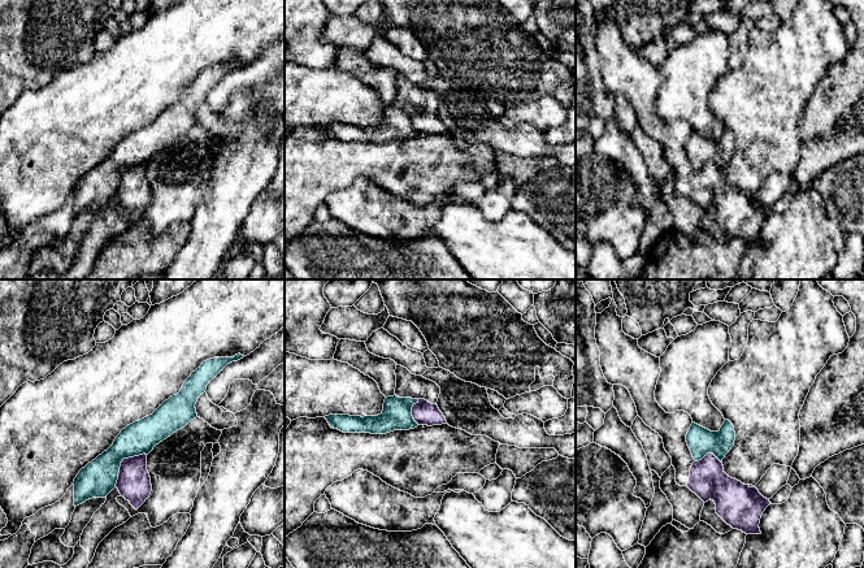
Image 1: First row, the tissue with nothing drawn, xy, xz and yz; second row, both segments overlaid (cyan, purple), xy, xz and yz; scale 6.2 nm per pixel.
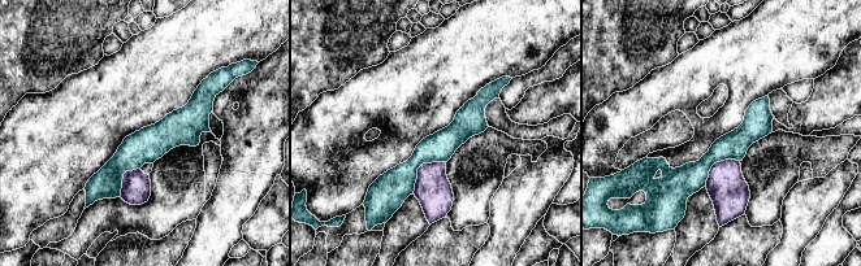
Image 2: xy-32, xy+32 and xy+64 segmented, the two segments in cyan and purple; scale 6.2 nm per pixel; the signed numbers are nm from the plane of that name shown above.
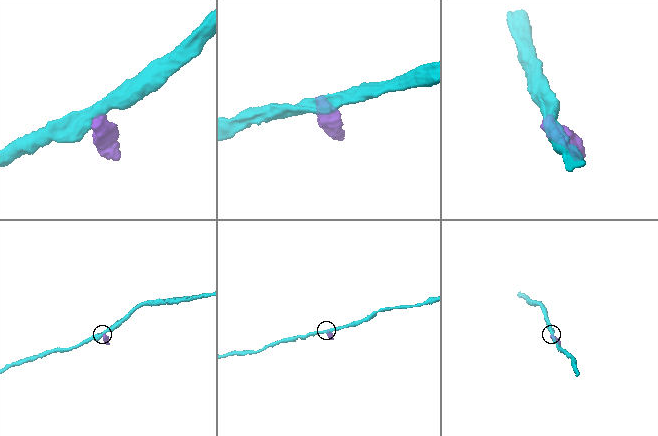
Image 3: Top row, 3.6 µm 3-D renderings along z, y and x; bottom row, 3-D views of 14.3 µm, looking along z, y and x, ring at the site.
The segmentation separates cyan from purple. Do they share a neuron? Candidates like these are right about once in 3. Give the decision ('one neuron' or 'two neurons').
two neurons

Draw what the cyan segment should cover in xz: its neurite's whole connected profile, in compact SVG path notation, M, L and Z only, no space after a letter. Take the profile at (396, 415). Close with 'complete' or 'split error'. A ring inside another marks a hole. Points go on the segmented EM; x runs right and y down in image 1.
M387 396L383 411L378 416L349 416L329 415L325 416L329 425L343 433L370 433L386 434L394 430L409 430L418 426L412 416L412 407L418 399Z; complete

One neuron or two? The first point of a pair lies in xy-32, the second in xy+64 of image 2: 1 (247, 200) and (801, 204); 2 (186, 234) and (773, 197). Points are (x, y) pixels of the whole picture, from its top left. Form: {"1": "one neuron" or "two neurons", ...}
{"1": "one neuron", "2": "two neurons"}

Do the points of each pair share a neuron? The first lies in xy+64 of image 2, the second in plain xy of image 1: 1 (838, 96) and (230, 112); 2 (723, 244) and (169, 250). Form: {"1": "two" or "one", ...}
{"1": "one", "2": "one"}

